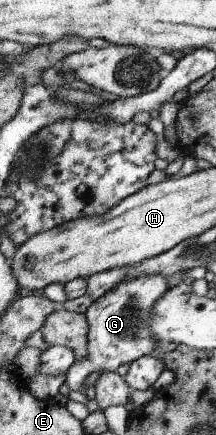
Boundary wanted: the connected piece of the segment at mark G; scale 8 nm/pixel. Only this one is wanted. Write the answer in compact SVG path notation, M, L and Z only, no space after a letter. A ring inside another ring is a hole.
M142 276L136 280L122 280L100 298L91 301L86 308L87 322L86 356L76 360L65 372L65 381L69 390L84 391L84 380L96 370L114 371L122 364L130 364L137 358L150 355L154 349L162 347L162 342L154 340L150 332L149 318L152 318L152 306L158 298L168 292L166 276Z

